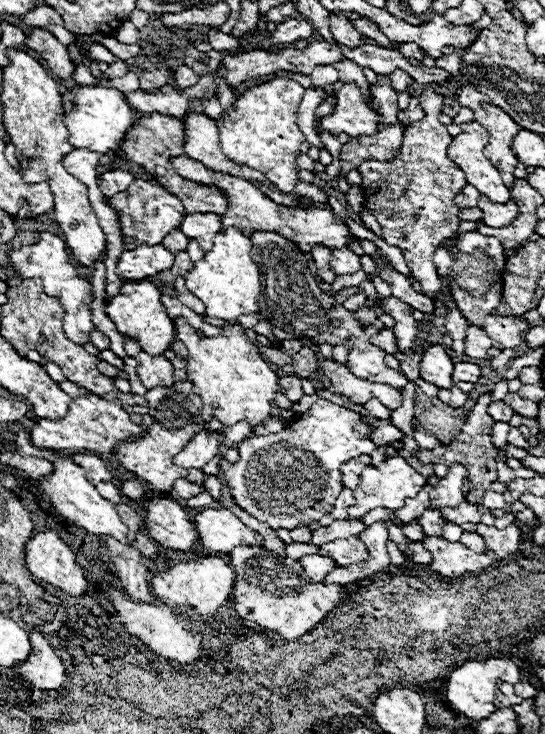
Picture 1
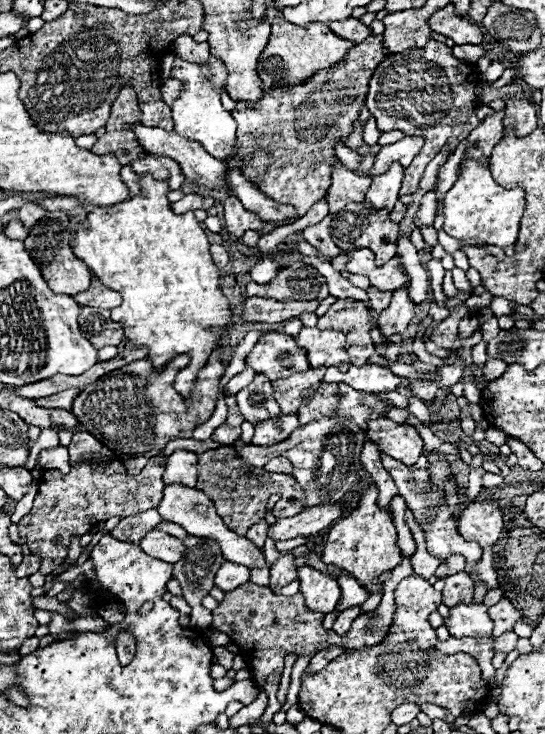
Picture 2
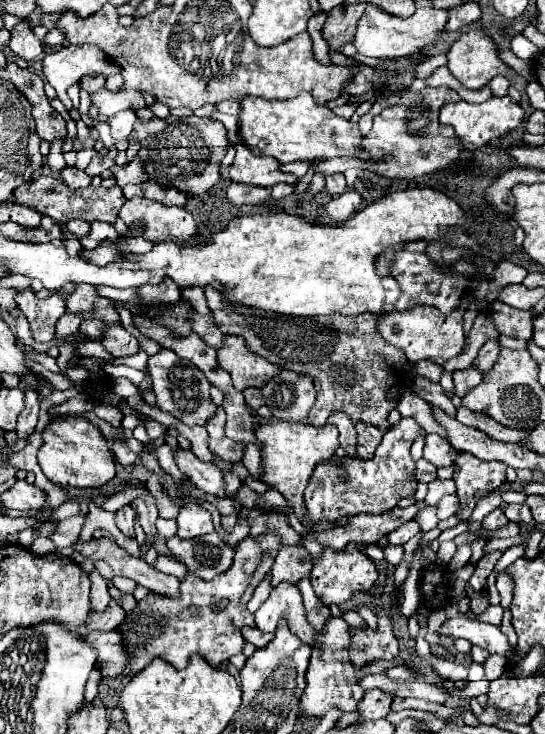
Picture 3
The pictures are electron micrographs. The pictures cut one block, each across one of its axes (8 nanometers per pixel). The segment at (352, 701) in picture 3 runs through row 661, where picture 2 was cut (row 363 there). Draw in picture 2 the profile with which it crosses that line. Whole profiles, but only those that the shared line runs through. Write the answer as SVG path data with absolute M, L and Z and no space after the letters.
M302 326L300 334L296 336L298 344L306 348L308 360L312 368L318 366L335 366L346 372L350 366L344 342L346 334L340 330L320 330L320 328L306 328Z

